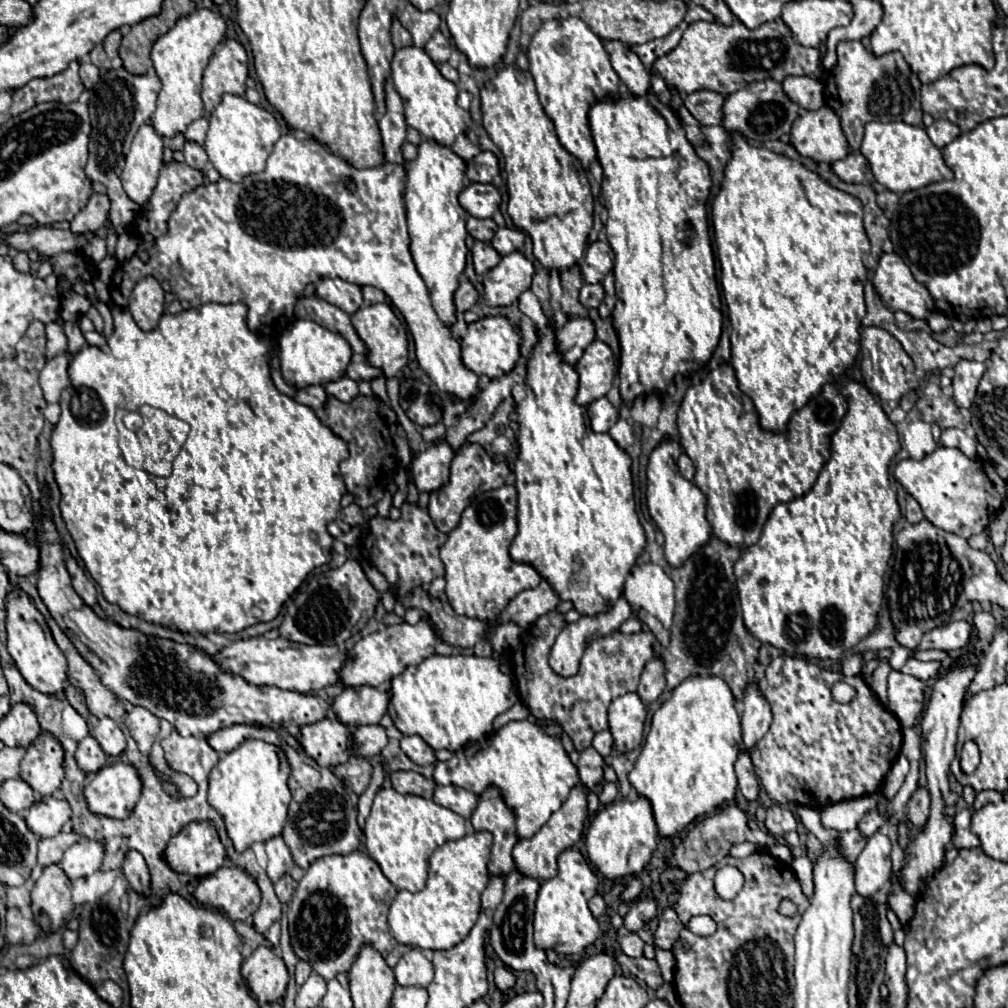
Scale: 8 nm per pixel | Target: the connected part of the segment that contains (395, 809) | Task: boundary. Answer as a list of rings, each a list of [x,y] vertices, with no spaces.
[[[394,788],[376,792],[364,836],[368,832],[368,854],[380,866],[384,876],[398,888],[420,892],[428,880],[428,860],[432,852],[448,840],[460,840],[466,834],[466,820],[456,812],[414,794],[400,794]]]

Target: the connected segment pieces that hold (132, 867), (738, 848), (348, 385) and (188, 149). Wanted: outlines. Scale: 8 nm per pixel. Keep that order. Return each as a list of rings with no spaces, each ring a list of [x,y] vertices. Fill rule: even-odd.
[[[130,850],[126,854],[122,872],[126,876],[126,880],[130,882],[130,886],[142,894],[142,896],[150,896],[150,876],[148,876],[148,866],[142,858],[142,854],[138,854],[136,850]]]
[[[743,842],[733,845],[730,849],[729,854],[735,858],[744,858],[758,850],[764,850],[764,848],[764,846],[760,846],[752,842]]]
[[[348,376],[340,378],[338,382],[328,382],[324,384],[324,388],[330,396],[336,396],[338,400],[352,400],[352,396],[358,396],[358,384]]]
[[[186,142],[184,156],[186,156],[186,164],[196,170],[204,170],[204,166],[208,162],[208,154],[206,154],[204,146],[200,146],[196,142]]]

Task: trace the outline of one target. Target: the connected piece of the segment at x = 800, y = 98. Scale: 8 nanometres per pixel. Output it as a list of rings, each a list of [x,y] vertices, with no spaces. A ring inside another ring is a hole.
[[[786,76],[782,82],[786,96],[806,110],[818,110],[824,104],[824,88],[810,76]]]

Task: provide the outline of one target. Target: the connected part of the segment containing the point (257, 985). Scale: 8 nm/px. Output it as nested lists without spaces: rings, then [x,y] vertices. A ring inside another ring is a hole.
[[[258,946],[252,956],[244,960],[241,974],[258,1002],[282,1000],[288,984],[288,970],[284,960],[268,946]]]

